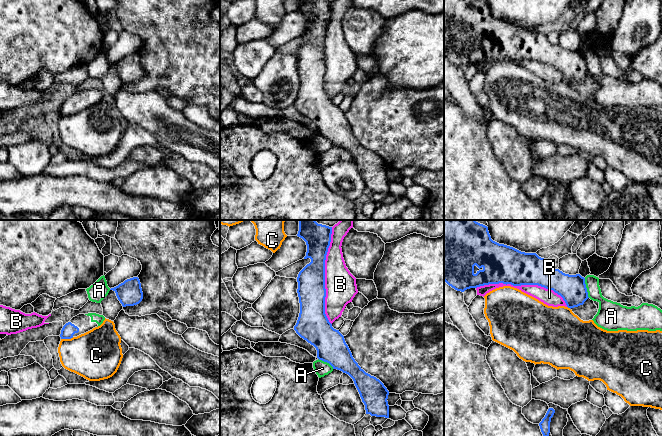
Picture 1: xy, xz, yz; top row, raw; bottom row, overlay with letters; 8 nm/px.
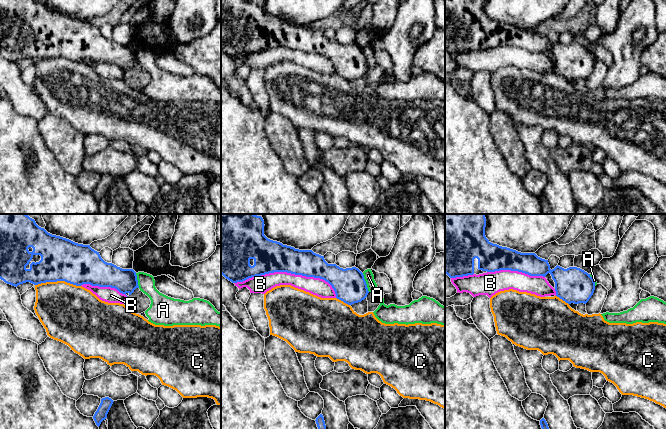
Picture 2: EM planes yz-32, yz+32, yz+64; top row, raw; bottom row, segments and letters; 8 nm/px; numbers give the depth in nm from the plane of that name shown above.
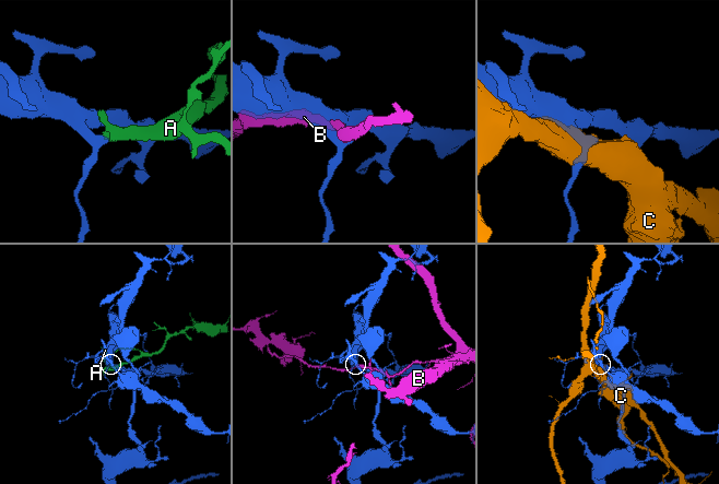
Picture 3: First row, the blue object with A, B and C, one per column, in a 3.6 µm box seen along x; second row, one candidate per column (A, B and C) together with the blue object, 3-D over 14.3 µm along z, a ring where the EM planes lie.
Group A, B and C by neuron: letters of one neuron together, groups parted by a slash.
A / B / C

